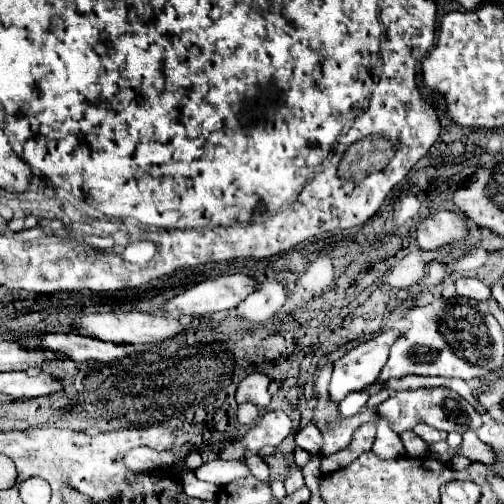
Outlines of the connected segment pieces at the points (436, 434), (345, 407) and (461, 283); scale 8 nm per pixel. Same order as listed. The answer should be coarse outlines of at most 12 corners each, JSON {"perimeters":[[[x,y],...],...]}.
{"perimeters":[[[426,424],[414,426],[424,442],[446,440],[446,432]],[[352,392],[340,402],[340,414],[354,416],[366,402],[366,392]],[[460,278],[456,294],[488,300],[490,288],[478,278]]]}

